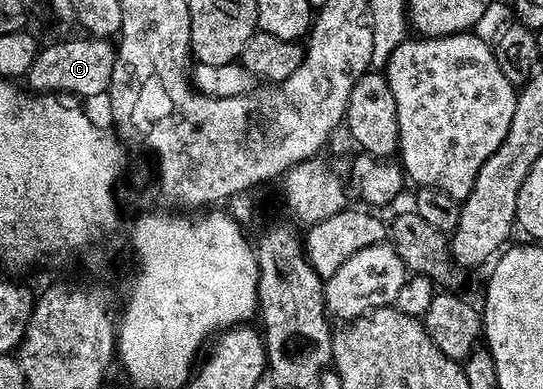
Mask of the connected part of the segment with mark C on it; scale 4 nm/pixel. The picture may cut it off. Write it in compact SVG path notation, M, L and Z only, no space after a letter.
M79 37L56 42L53 46L45 45L41 49L26 75L27 85L33 91L71 94L80 100L96 98L99 94L101 97L107 91L110 72L114 72L116 46L107 38Z

